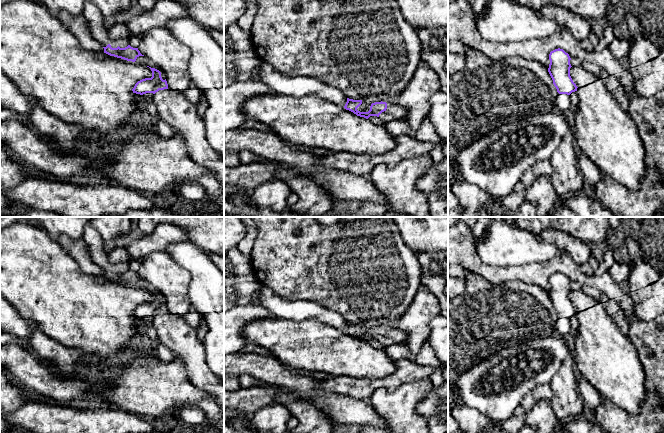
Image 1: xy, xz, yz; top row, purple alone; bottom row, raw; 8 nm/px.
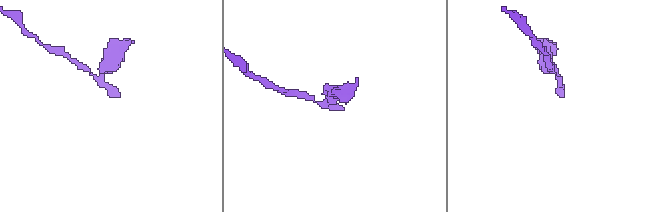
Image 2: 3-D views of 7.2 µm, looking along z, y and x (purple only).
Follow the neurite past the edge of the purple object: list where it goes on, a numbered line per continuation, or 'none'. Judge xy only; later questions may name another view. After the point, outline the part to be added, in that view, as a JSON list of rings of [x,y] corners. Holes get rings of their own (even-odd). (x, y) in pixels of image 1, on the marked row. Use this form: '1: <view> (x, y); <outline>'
1: xy (173, 107); [[[171,89],[159,90],[152,99],[158,111],[158,119],[172,127],[173,134],[180,136],[185,142],[190,159],[210,171],[224,190],[224,157],[209,144],[203,118],[197,113],[197,105],[190,102],[184,93]]]

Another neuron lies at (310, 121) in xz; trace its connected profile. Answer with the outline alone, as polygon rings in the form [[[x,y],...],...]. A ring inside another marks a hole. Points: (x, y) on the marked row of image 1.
[[[273,93],[252,96],[244,102],[243,110],[247,119],[263,122],[271,133],[293,144],[367,156],[383,154],[397,145],[396,137],[384,125],[374,124],[315,95],[294,97]]]

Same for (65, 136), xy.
[[[34,105],[30,121],[38,132],[51,141],[61,152],[80,148],[84,137],[80,125],[67,123],[38,105]]]

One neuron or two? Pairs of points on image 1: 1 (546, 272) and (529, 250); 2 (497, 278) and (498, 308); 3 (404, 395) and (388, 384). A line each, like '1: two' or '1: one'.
1: two
2: two
3: two

